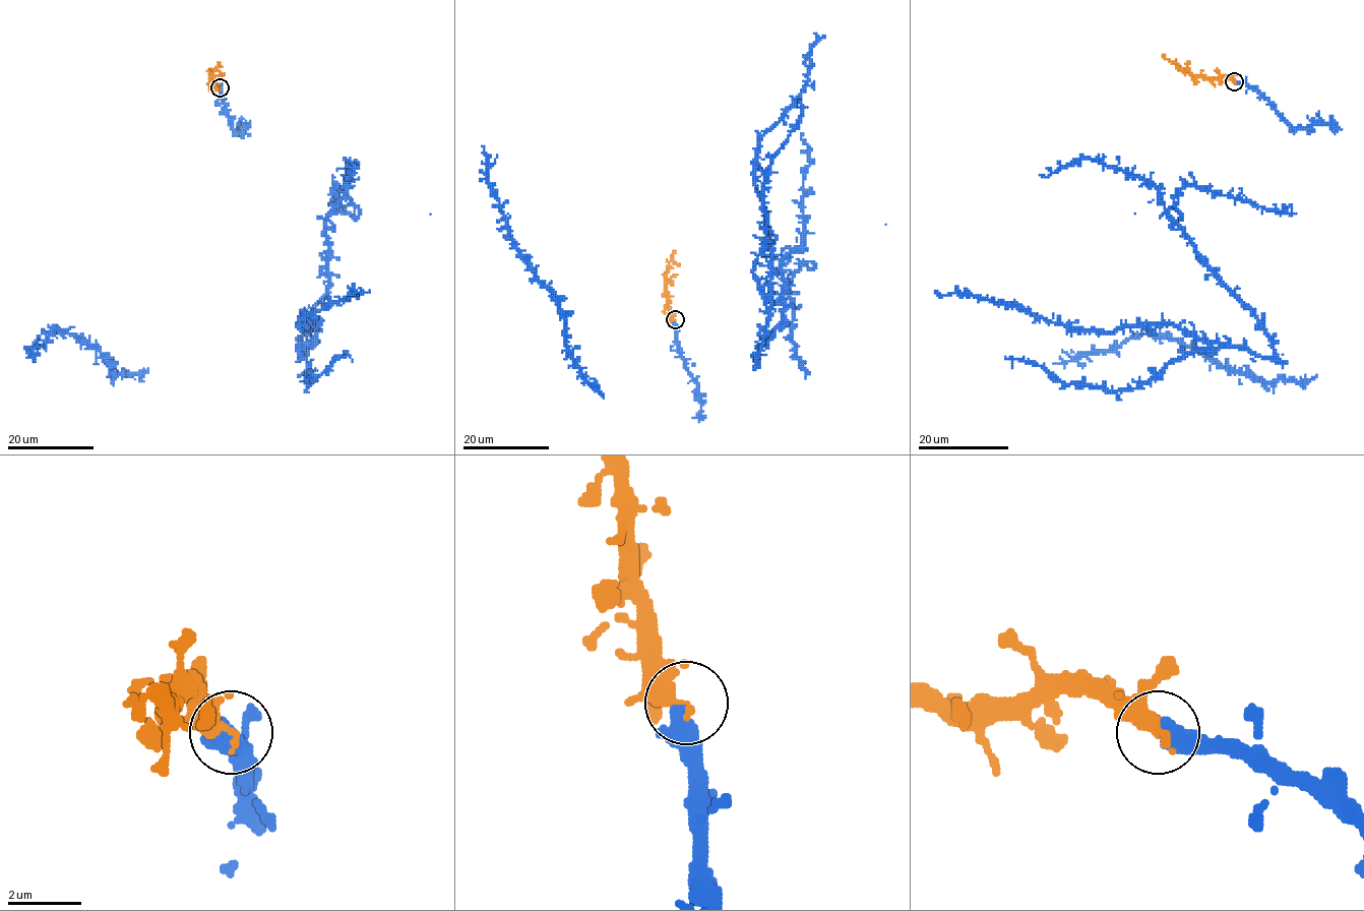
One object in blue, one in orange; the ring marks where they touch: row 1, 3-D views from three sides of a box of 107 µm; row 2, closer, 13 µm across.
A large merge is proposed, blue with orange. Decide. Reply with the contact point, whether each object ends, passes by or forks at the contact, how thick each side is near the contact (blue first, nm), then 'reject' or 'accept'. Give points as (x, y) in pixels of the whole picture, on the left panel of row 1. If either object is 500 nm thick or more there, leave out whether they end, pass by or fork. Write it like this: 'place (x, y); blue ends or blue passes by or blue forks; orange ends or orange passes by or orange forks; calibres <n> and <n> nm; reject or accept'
place (220, 87); calibres 550 and 400 nm; accept

